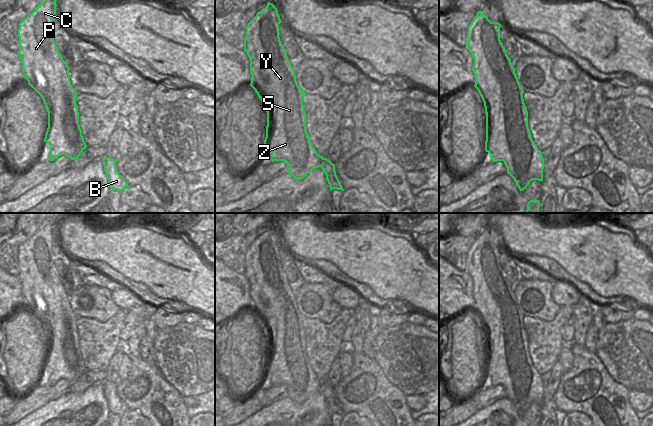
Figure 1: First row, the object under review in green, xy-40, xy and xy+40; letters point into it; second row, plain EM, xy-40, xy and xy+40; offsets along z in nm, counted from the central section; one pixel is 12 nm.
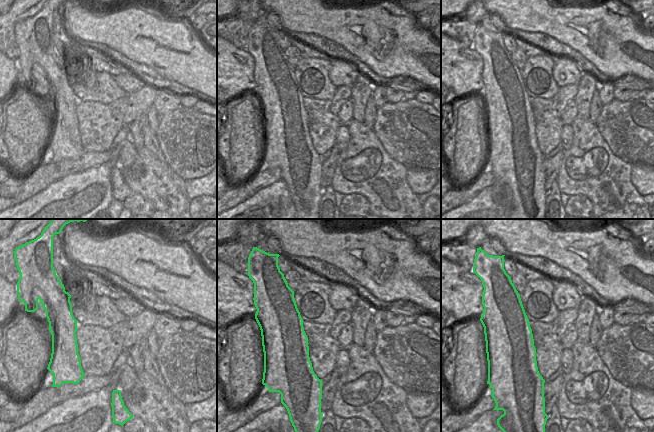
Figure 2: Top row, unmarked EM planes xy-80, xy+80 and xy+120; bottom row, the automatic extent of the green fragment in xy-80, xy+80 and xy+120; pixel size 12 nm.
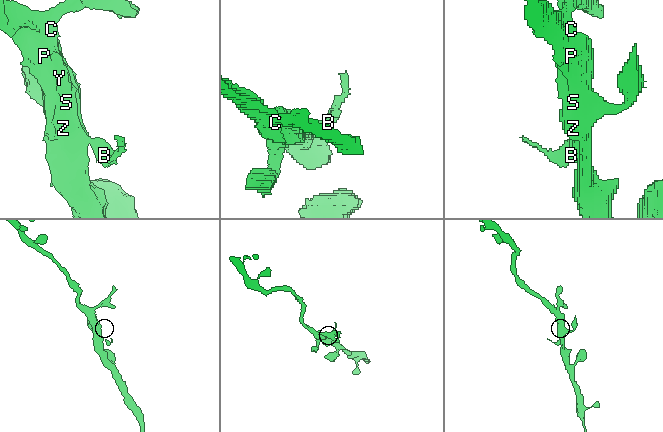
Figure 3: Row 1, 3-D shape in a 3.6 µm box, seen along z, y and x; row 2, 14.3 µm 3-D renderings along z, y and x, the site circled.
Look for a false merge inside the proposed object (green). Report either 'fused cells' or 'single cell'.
single cell

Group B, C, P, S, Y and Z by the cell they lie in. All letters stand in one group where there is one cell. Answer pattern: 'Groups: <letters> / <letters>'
Groups: B C P S Y Z

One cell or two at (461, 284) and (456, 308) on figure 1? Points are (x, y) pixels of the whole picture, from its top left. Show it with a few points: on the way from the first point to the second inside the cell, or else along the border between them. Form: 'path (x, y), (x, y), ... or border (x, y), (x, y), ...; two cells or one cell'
path (456, 290), (456, 302); one cell

